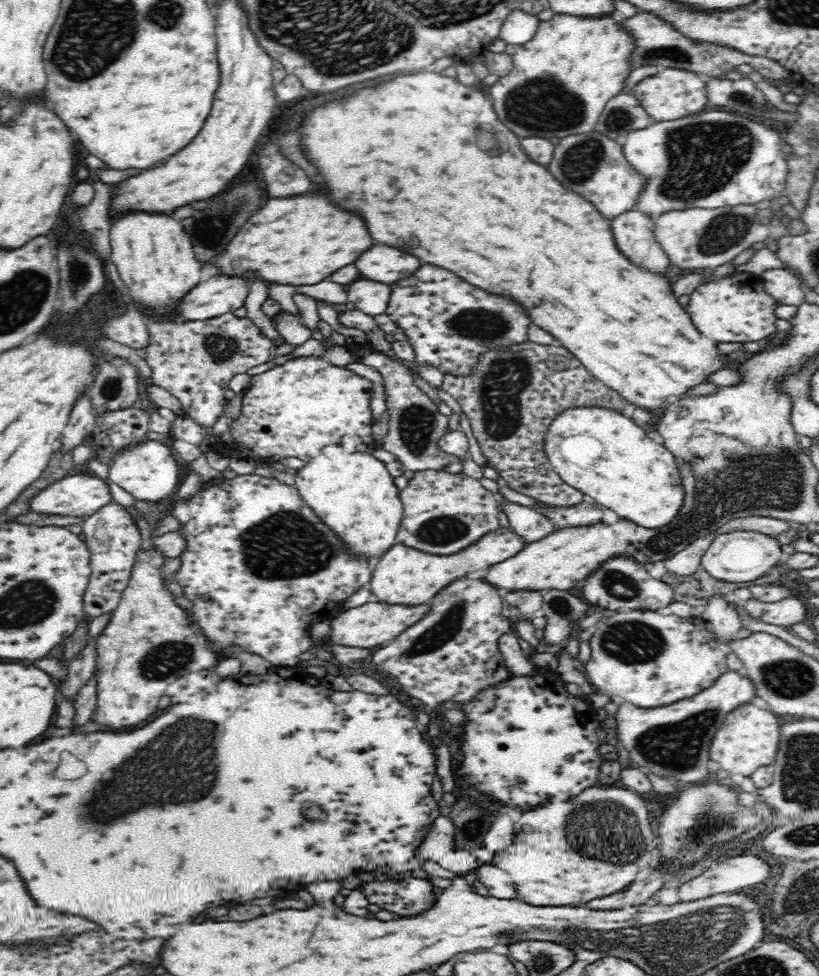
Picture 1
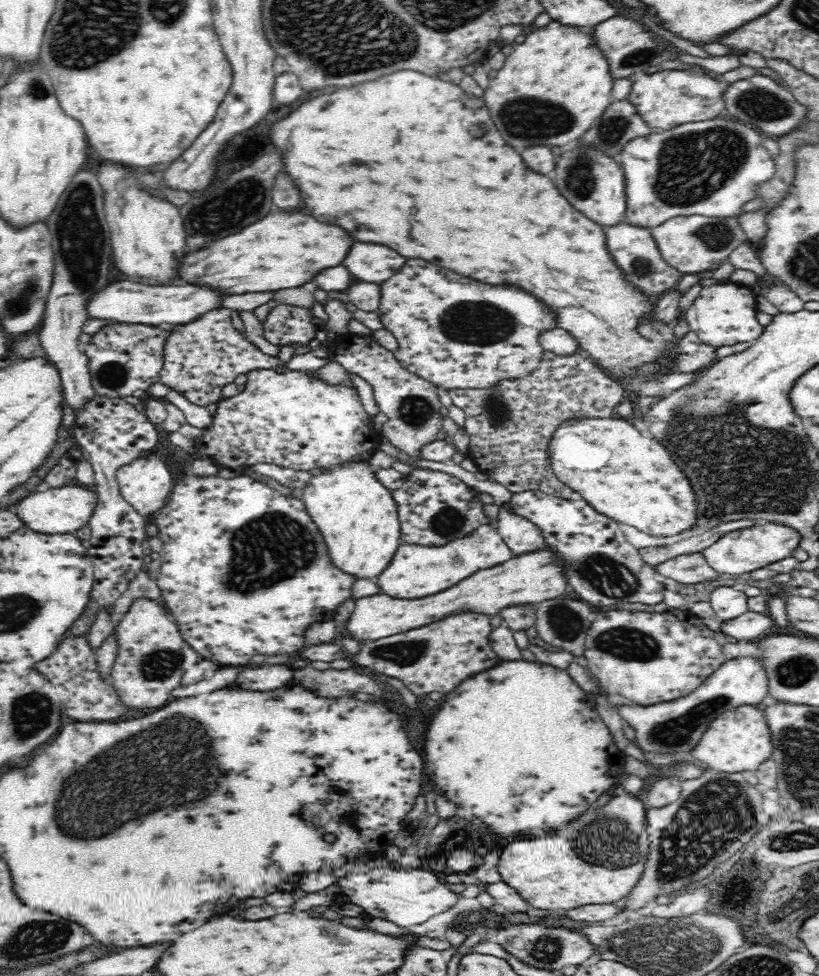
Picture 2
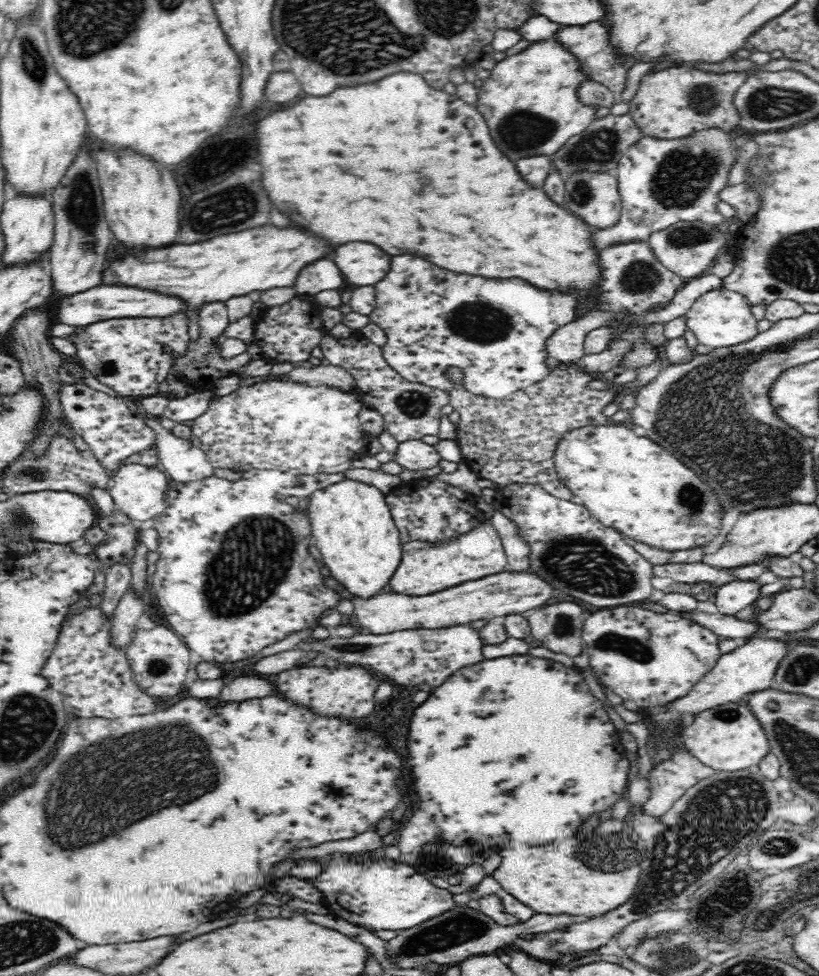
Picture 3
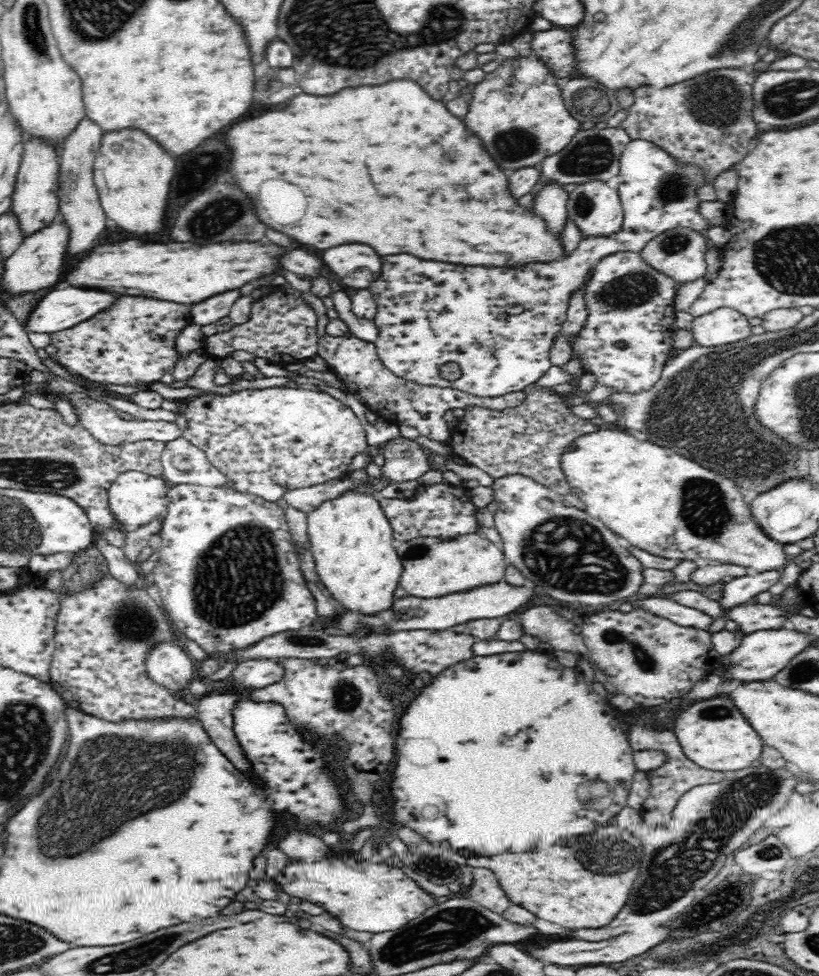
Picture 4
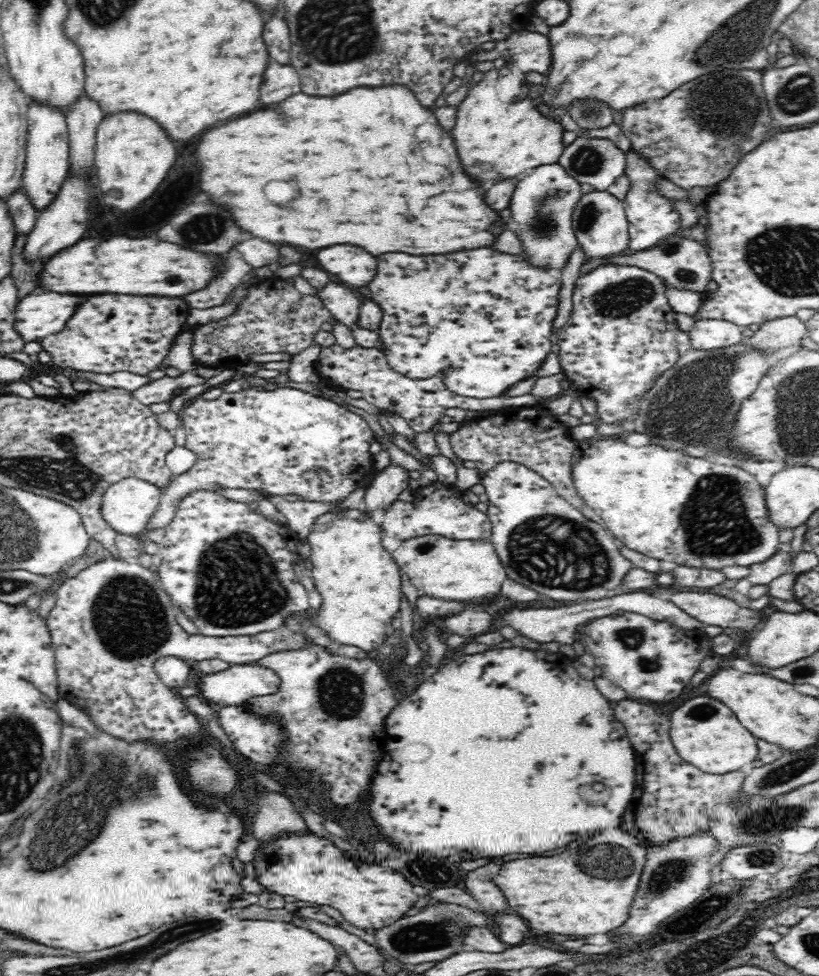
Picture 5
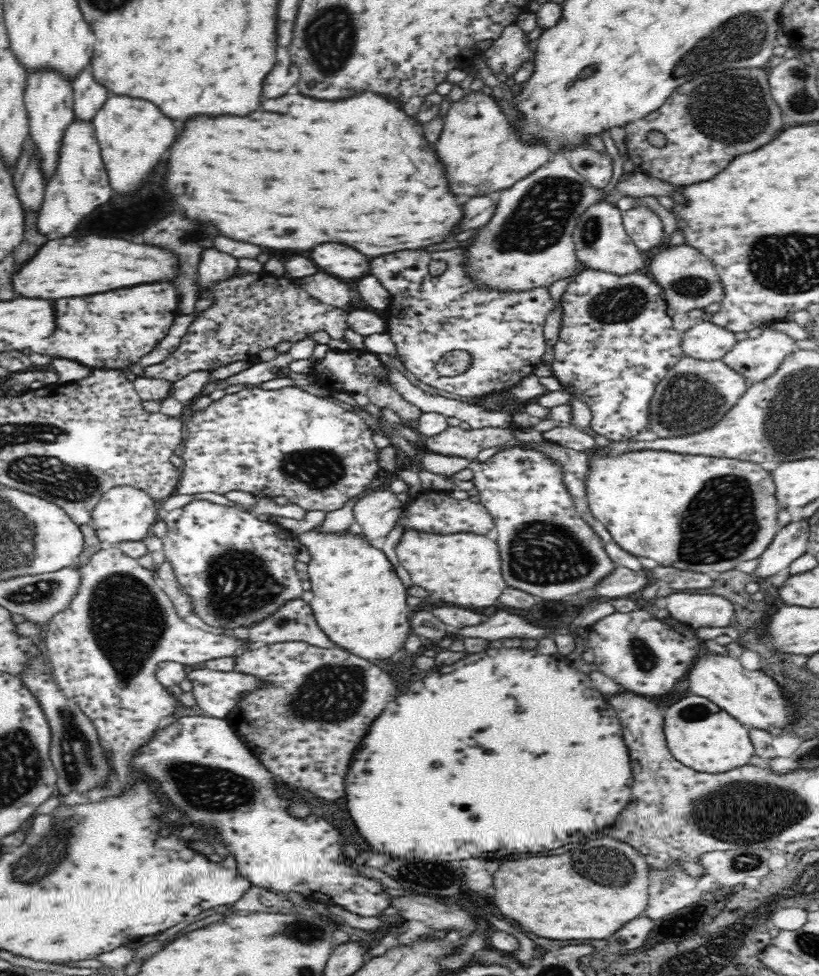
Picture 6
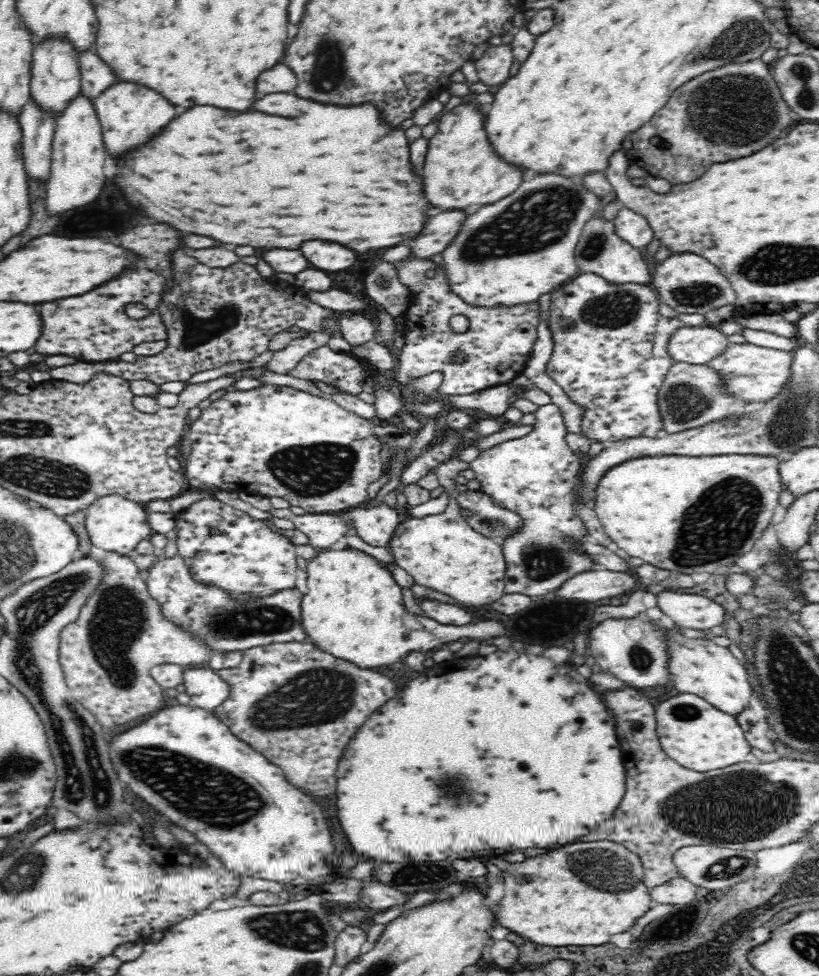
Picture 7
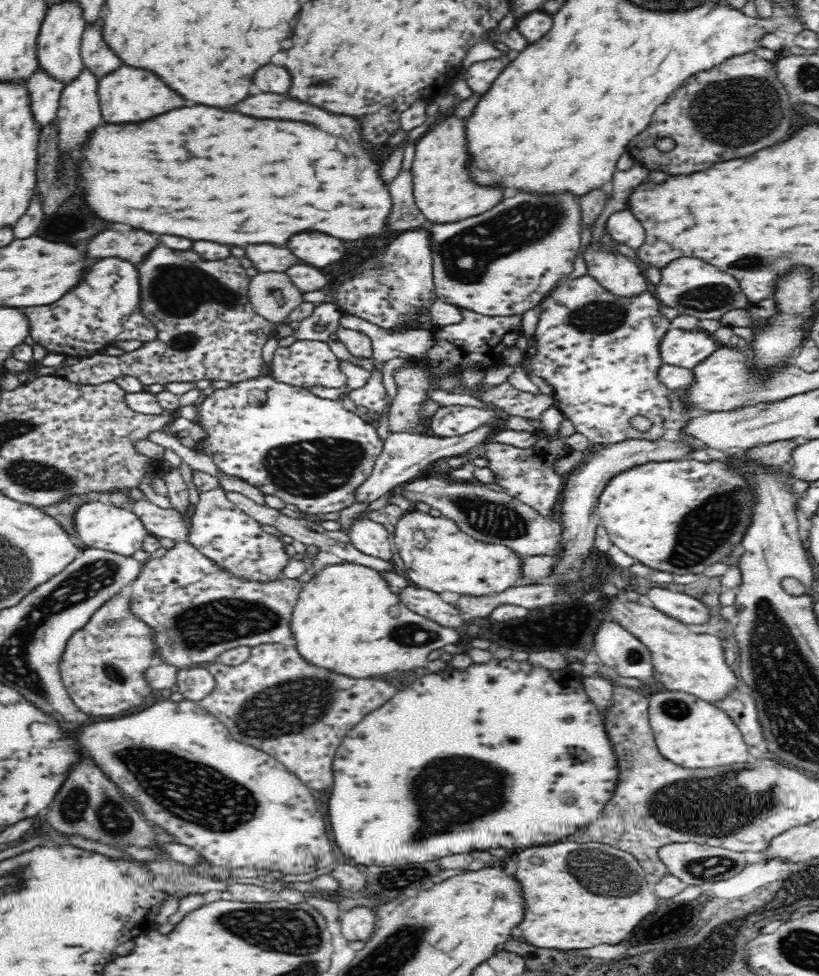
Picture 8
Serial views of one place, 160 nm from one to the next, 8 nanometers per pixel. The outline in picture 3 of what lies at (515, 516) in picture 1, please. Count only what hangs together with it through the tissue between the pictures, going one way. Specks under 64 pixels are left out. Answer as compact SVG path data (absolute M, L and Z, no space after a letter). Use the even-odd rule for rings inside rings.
M495 511L490 519L501 538L505 553L507 554L507 568L523 571L530 567L530 554L532 545L522 535L522 529L518 523L512 521L509 516Z

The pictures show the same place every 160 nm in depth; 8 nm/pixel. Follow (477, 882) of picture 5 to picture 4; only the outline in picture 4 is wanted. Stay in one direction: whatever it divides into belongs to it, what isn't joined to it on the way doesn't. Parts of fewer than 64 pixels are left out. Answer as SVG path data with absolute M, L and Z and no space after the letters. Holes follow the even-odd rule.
M473 867L473 882L465 891L468 898L495 912L510 906L510 900L504 896L504 890L496 875L488 868Z

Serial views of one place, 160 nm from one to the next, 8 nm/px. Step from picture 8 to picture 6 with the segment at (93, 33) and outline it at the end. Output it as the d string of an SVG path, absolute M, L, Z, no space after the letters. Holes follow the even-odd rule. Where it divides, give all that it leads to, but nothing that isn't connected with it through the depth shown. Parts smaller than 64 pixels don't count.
M91 67L84 68L72 82L75 116L81 120L93 120L96 112L109 98L110 92L95 80Z

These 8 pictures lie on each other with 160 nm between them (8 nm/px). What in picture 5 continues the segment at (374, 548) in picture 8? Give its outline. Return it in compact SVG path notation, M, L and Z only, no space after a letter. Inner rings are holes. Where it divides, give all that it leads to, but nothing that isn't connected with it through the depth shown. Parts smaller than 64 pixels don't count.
M388 466L365 490L363 501L369 516L376 510L389 509L398 500L398 495L408 488L408 475L404 468Z

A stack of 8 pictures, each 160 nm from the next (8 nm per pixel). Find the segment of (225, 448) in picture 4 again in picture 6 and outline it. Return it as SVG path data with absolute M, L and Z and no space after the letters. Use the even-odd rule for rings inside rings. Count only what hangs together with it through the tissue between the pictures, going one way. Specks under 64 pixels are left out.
M286 386L278 390L264 390L258 387L252 389L241 389L233 394L225 394L218 401L212 401L210 406L202 412L196 412L188 418L186 423L186 440L184 440L184 454L181 455L183 467L180 468L180 480L176 494L196 494L196 492L216 492L216 494L226 494L231 490L250 492L256 498L273 496L286 496L290 503L294 503L304 510L322 510L325 513L332 512L341 508L351 498L366 494L371 488L371 482L379 476L381 469L378 465L378 449L372 442L372 435L375 434L369 425L367 425L356 413L352 413L342 406L331 401L331 398L318 397L299 387Z

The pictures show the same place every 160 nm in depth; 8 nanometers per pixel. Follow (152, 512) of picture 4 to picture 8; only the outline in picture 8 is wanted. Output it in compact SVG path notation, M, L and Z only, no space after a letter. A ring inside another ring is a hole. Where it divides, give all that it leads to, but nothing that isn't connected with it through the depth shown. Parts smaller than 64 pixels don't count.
M104 499L96 502L88 501L78 506L72 514L72 523L76 529L76 539L80 544L122 556L133 556L135 552L142 550L144 539L149 535L142 521L131 510L112 506Z

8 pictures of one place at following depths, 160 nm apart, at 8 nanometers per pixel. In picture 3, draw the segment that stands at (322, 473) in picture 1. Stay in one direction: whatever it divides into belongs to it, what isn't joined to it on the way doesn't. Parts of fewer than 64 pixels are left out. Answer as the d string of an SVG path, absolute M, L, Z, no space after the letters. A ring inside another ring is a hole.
M344 476L342 480L310 493L307 501L306 510L312 527L312 536L318 550L322 552L321 556L326 560L325 565L330 568L330 574L334 574L336 580L340 580L354 595L369 597L378 592L394 574L403 543L385 494L376 486Z

